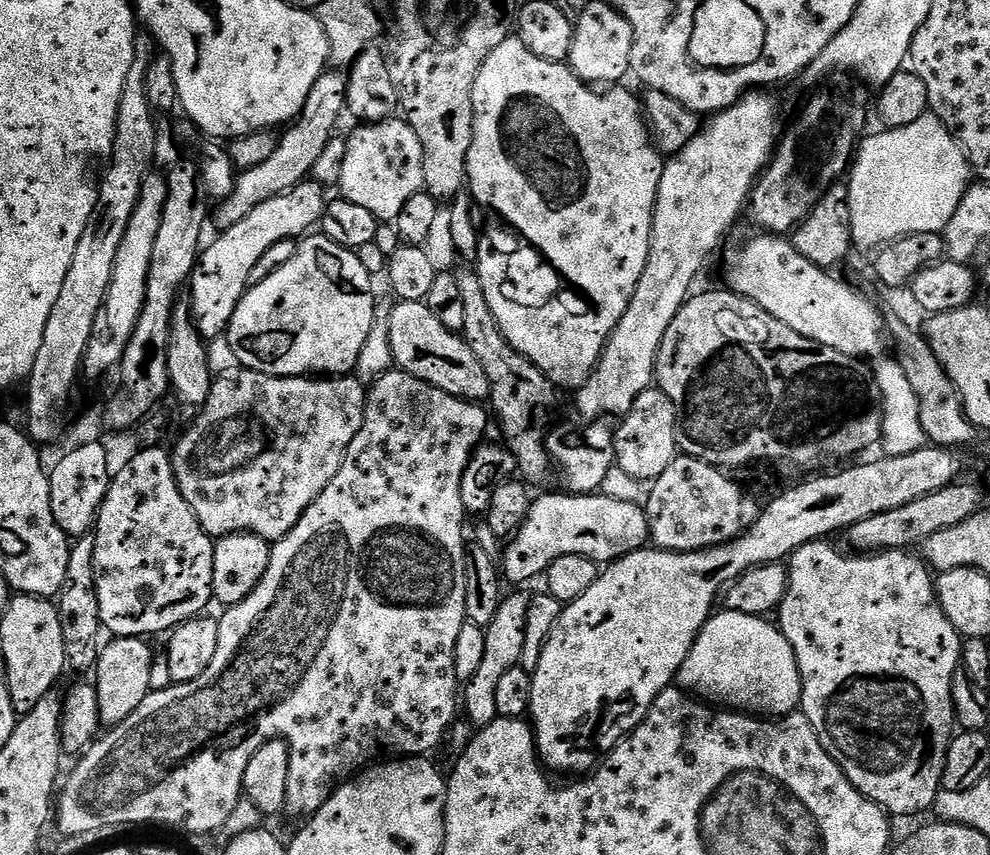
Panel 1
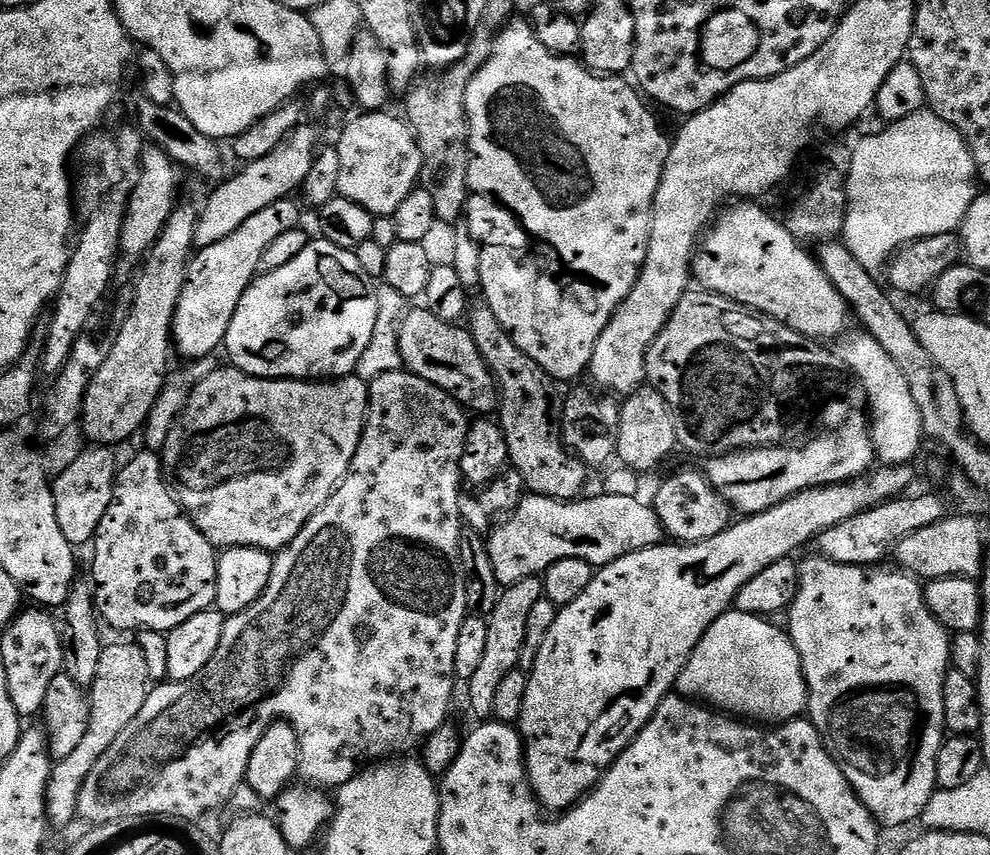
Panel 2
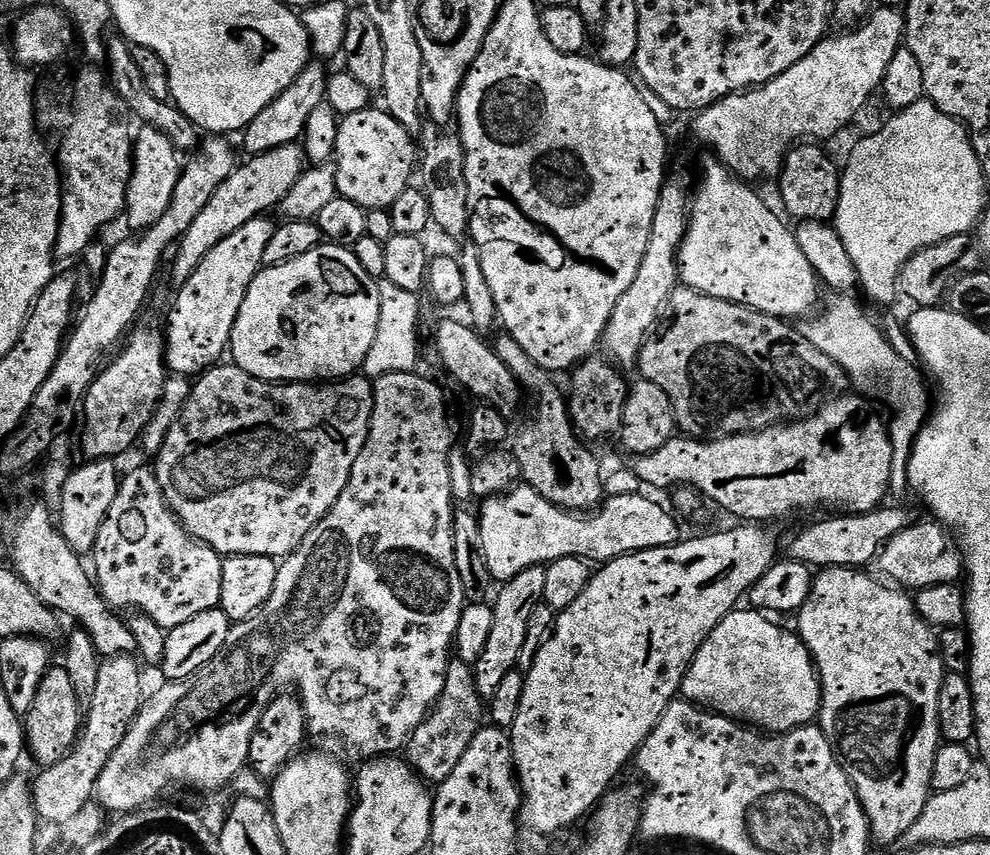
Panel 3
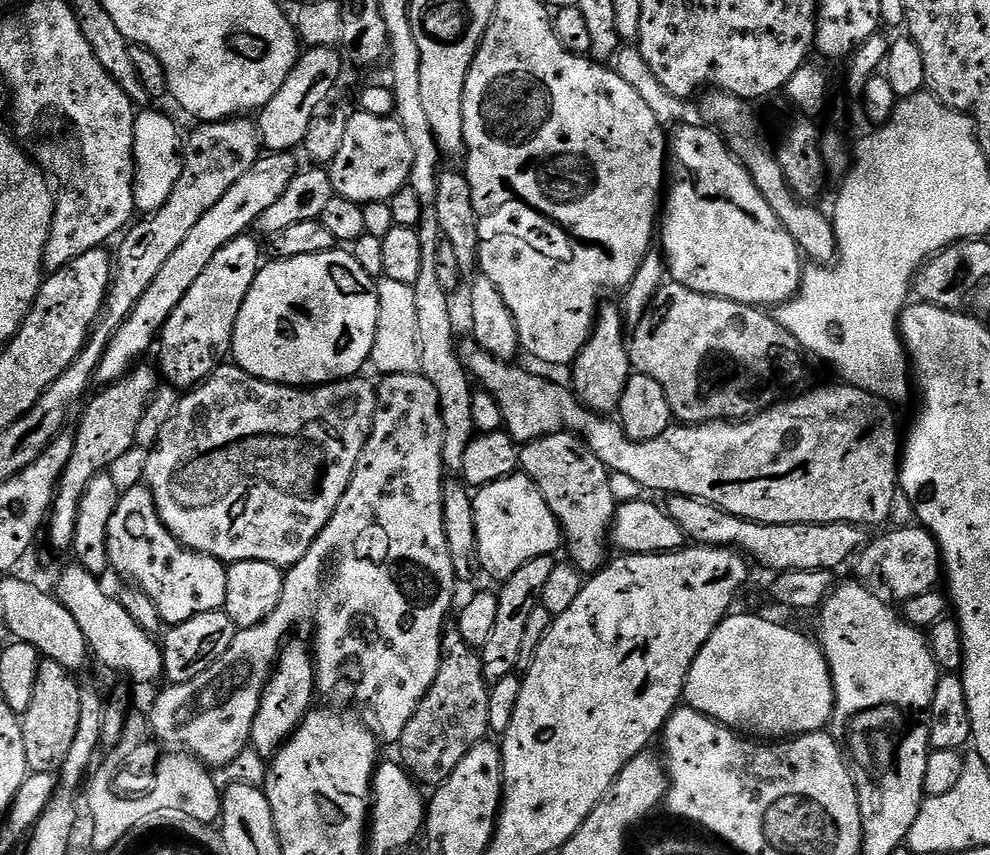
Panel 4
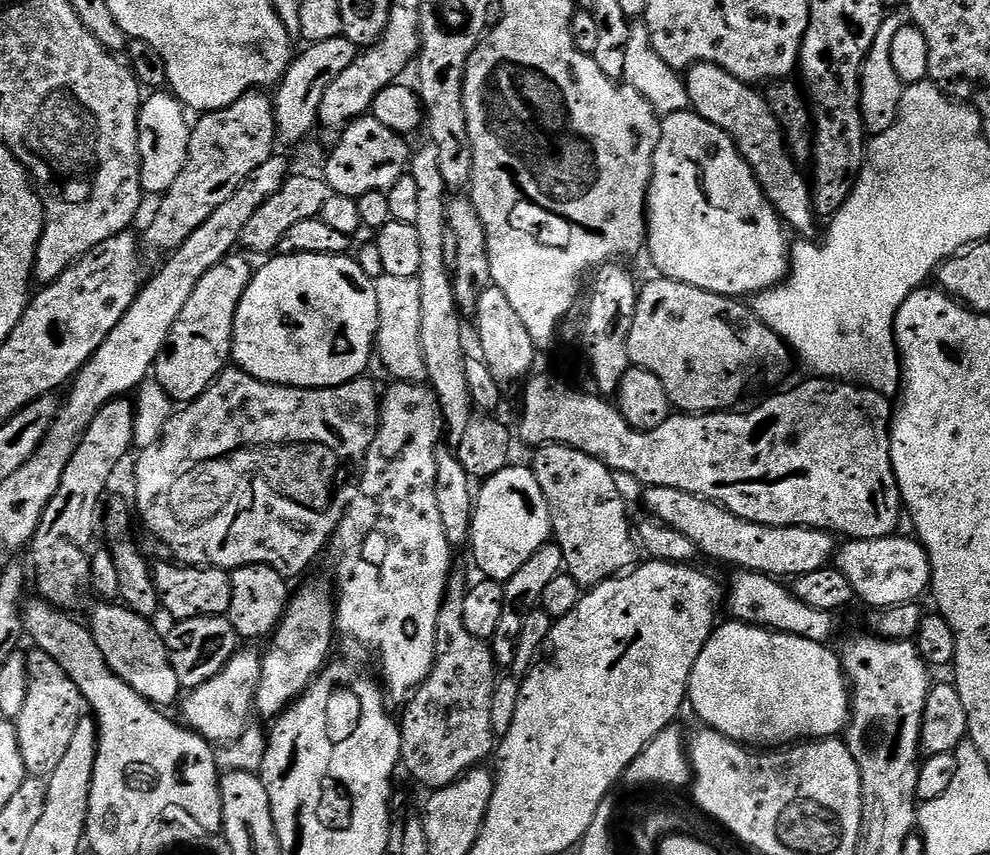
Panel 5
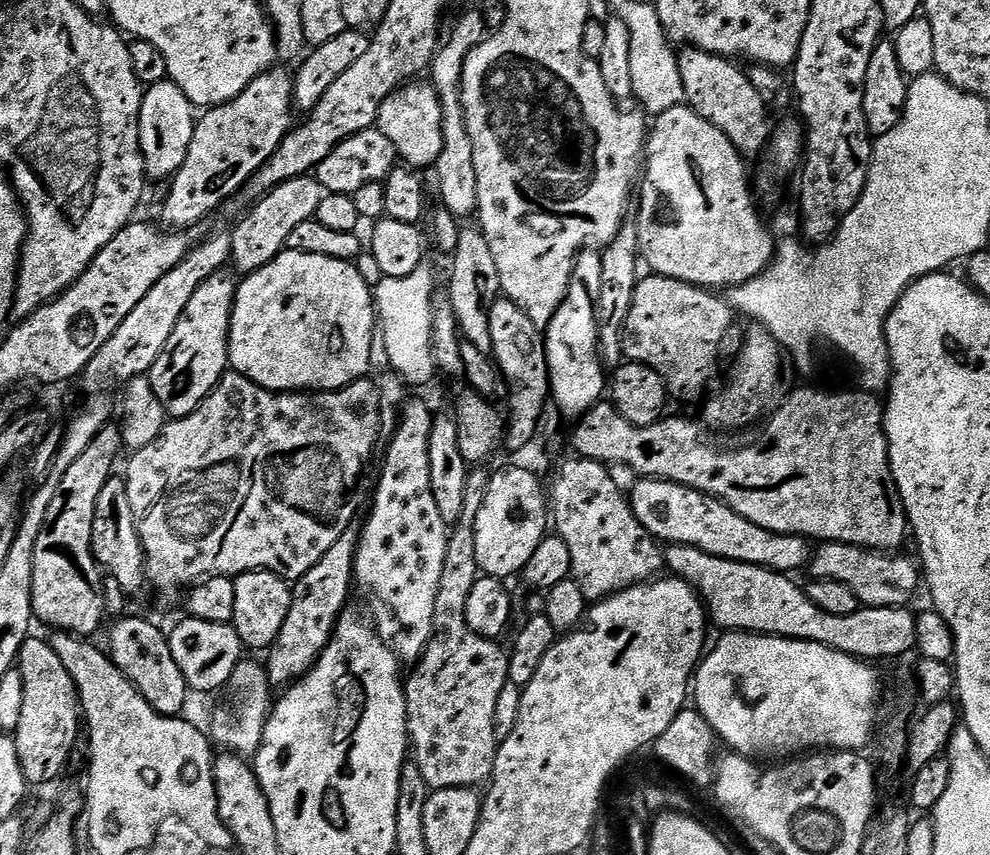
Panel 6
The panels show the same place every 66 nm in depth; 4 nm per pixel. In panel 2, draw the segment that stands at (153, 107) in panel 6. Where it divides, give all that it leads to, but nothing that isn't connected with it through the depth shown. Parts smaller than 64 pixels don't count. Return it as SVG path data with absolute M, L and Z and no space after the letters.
M155 146L149 147L145 151L138 175L135 177L135 179L137 178L136 185L131 185L128 193L128 208L124 212L120 250L125 257L127 255L143 257L152 249L152 244L162 234L170 214L178 203L176 187L180 184L179 174L181 175L176 161L170 159L167 152Z

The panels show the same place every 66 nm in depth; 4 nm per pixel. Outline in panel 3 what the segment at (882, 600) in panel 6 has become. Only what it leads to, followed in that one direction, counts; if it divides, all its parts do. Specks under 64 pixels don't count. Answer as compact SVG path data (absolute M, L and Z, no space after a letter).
M909 523L908 527L894 534L880 552L878 565L893 585L904 590L919 590L939 584L955 584L965 575L964 553L960 551L960 545L943 524L931 523Z

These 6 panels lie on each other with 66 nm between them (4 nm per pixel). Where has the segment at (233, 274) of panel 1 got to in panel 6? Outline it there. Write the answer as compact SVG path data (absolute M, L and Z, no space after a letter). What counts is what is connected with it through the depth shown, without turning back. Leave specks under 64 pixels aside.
M214 275L198 286L164 353L146 373L154 394L169 417L194 414L200 403L219 386L224 373L229 371L228 335L232 329L232 307L236 304L238 284L224 275Z

